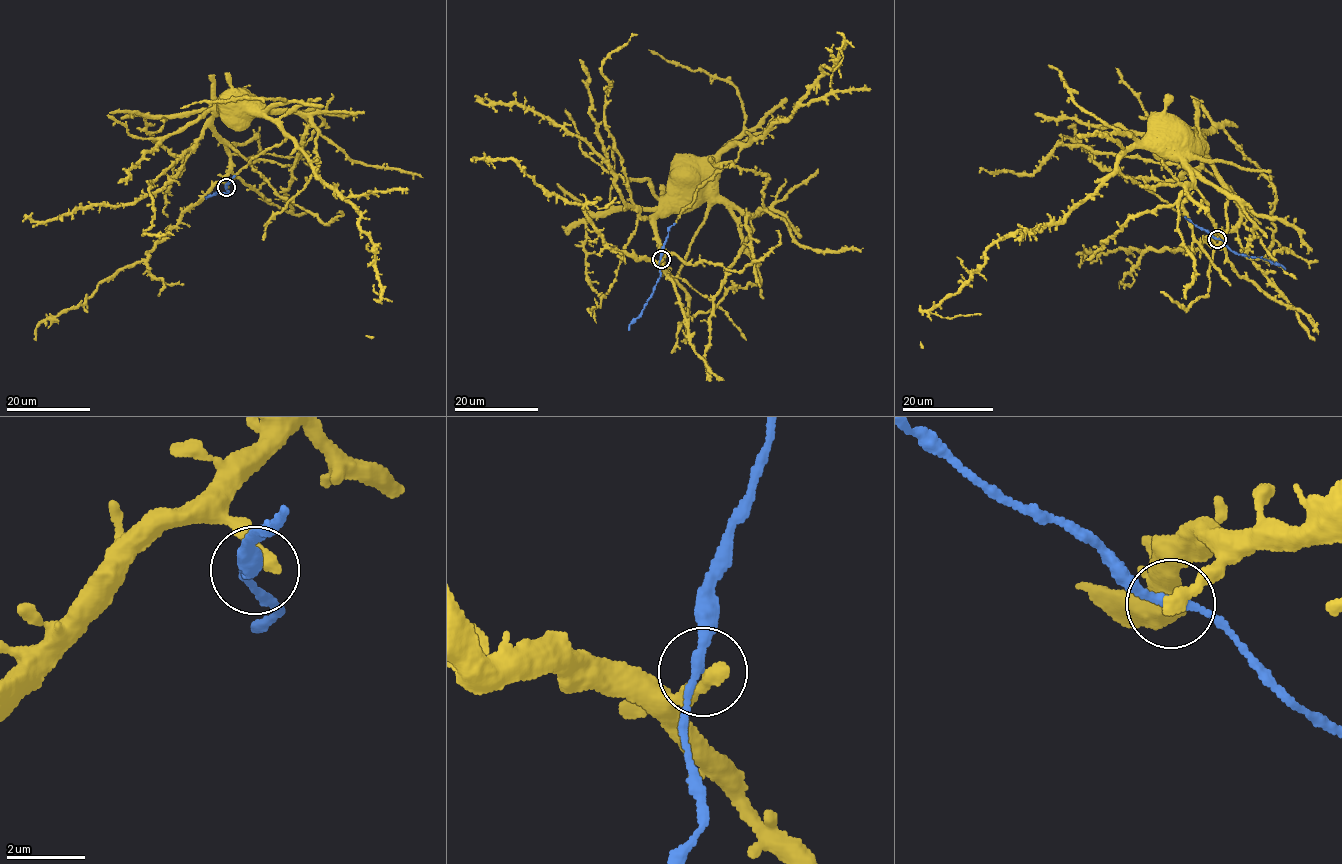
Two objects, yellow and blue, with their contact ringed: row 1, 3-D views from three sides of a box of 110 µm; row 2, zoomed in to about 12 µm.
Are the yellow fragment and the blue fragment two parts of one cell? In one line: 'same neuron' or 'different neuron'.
same neuron

